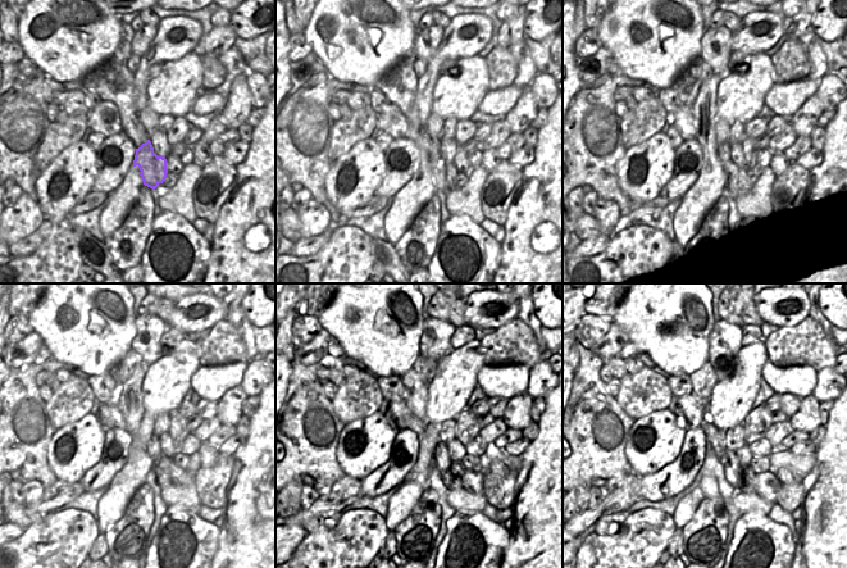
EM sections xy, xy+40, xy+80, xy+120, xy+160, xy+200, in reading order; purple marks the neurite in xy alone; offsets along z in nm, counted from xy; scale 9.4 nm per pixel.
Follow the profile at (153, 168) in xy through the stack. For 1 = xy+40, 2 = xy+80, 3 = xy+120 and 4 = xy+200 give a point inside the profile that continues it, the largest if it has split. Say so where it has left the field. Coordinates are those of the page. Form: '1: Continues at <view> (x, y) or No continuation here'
1: Continues at xy+40 (444, 173)
2: Continues at xy+80 (737, 183)
3: Continues at xy+120 (167, 473)
4: Continues at xy+200 (766, 485).

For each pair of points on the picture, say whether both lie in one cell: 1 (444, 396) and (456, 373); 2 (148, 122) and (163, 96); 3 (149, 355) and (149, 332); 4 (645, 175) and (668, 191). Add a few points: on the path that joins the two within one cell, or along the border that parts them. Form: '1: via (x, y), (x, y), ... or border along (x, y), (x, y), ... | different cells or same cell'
1: via (449, 391), (455, 378) | same cell
2: border along (146, 104), (159, 116) | different cells
3: via (149, 350), (149, 337) | same cell
4: border along (674, 159), (672, 177), (657, 195) | different cells

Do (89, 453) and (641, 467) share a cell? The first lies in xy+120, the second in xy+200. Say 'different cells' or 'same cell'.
same cell

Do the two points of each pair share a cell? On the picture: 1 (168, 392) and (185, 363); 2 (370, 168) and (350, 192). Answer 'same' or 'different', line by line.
1: same
2: same

